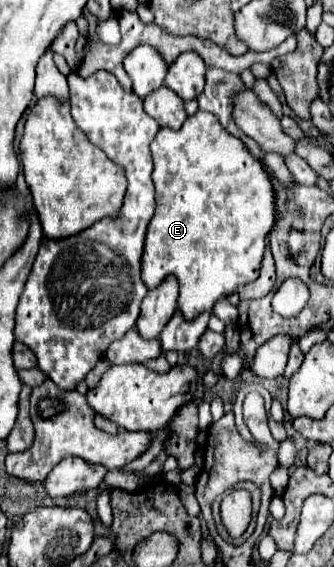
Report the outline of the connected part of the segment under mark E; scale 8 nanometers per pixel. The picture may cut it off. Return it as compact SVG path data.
M198 110L188 116L180 130L160 128L150 144L156 186L156 212L150 220L144 254L142 276L146 286L158 286L168 274L174 274L180 282L178 310L192 320L200 312L210 312L220 296L232 294L240 284L248 284L258 278L264 236L274 226L276 218L276 190L266 172L262 160L258 160L242 140L228 134L218 118L210 112Z

